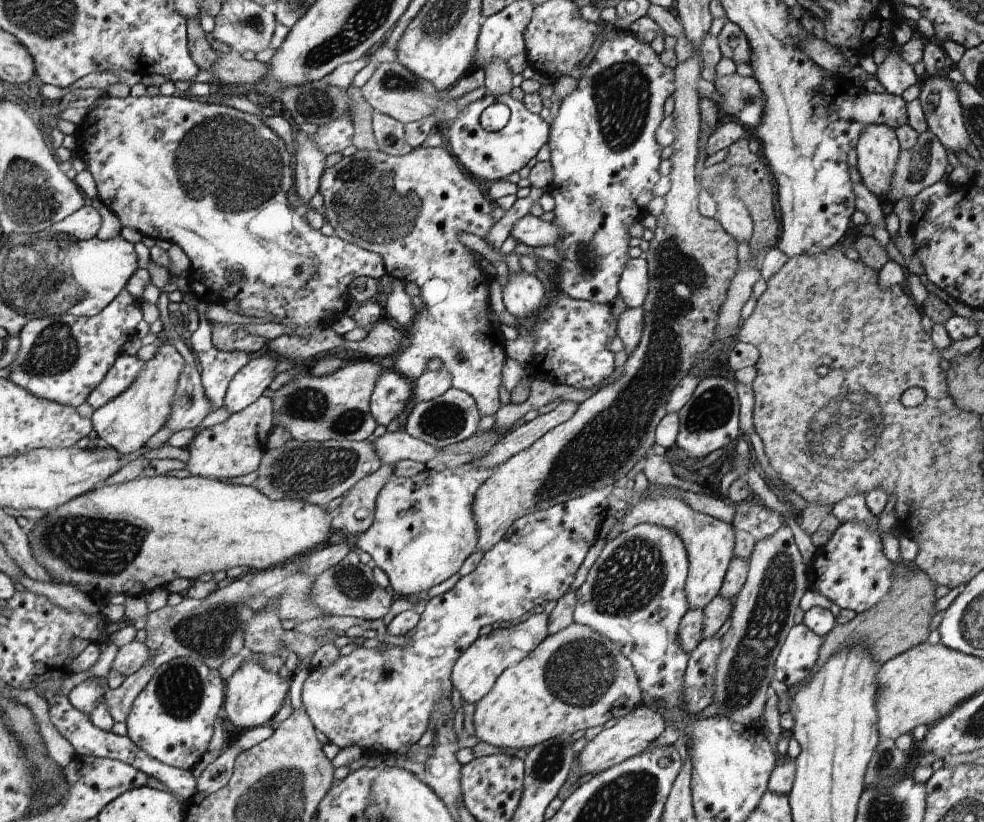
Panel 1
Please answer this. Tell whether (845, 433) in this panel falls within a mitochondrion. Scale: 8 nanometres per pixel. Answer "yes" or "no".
yes

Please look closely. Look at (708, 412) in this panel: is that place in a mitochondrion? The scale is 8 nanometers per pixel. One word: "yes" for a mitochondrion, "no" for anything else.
yes

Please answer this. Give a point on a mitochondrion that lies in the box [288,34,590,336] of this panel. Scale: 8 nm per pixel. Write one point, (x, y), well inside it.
(374, 206)

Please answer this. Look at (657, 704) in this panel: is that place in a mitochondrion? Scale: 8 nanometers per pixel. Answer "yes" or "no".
no

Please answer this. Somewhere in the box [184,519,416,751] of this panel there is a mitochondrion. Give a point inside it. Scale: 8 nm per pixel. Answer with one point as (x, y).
(351, 581)

